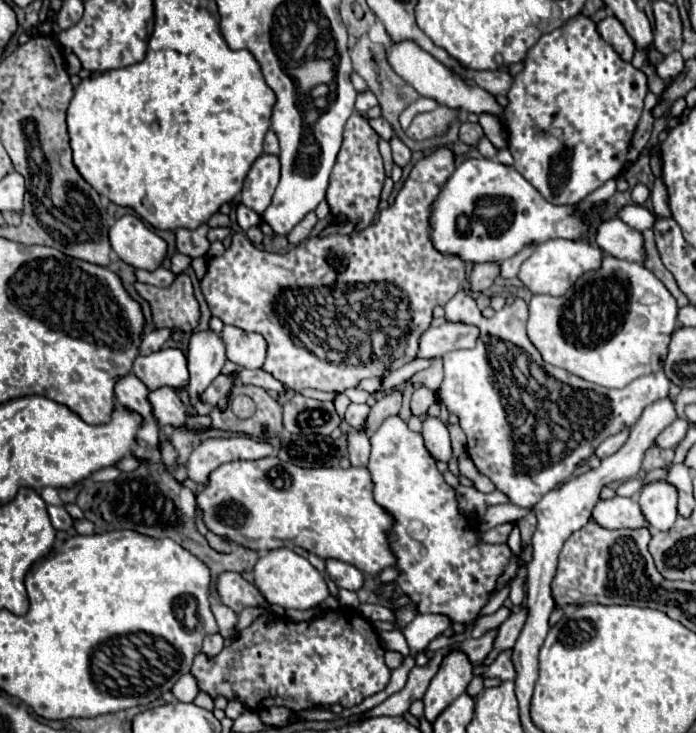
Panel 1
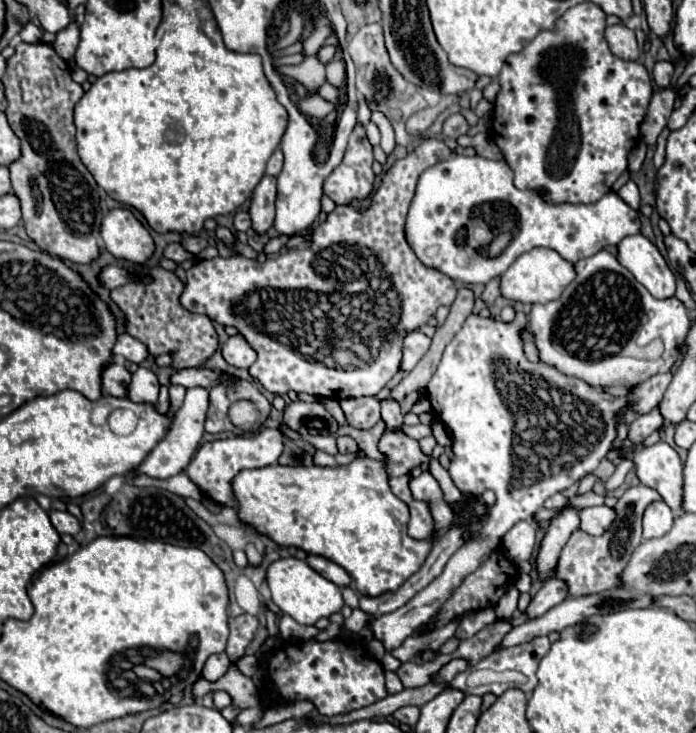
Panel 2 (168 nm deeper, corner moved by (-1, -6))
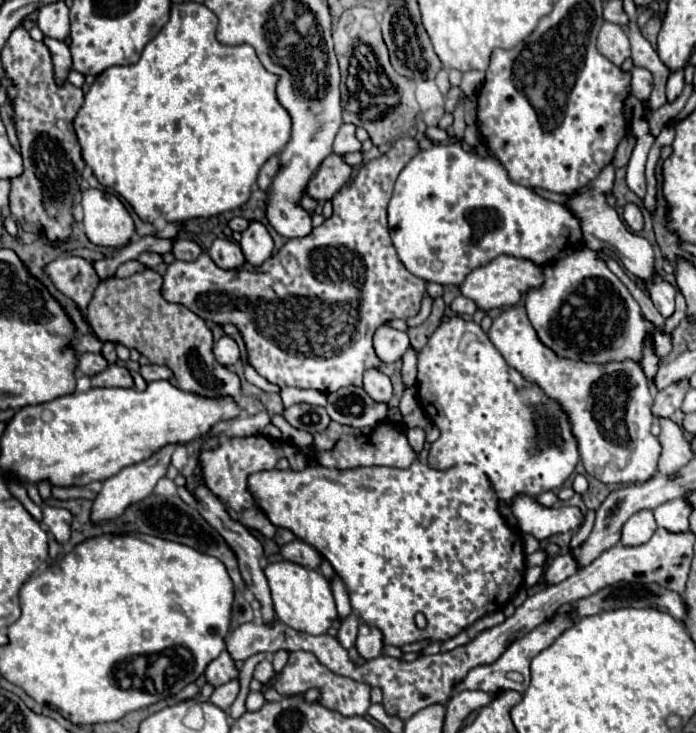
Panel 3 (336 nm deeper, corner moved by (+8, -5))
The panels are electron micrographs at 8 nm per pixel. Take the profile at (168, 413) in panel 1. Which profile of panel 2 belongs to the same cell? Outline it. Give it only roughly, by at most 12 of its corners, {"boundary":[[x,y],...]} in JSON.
{"boundary":[[139,367],[129,383],[129,399],[157,405],[159,381]]}

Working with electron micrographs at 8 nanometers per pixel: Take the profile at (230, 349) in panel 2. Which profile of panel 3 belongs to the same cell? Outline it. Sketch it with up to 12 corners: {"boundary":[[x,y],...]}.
{"boundary":[[230,336],[214,344],[214,356],[230,366],[240,360],[238,344]]}

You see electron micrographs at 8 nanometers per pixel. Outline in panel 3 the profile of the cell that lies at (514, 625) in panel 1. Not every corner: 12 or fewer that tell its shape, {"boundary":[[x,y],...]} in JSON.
{"boundary":[[568,552],[552,558],[544,578],[558,584],[578,570],[576,558]]}

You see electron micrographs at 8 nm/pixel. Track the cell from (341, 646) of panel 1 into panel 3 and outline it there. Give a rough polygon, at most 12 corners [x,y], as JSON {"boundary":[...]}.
{"boundary":[[292,652],[282,696],[322,692],[320,704],[344,716],[366,714],[368,684],[336,676],[310,652]]}

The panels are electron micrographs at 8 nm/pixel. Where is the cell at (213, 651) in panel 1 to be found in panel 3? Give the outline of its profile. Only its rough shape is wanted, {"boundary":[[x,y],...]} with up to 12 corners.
{"boundary":[[224,650],[204,676],[212,686],[238,678],[232,656]]}

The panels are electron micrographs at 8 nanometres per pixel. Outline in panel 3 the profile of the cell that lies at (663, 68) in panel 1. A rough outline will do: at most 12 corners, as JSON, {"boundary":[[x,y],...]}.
{"boundary":[[632,68],[630,90],[638,100],[648,100],[652,74]]}

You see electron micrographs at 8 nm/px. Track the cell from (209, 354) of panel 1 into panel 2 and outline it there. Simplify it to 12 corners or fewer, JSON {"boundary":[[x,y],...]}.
{"boundary":[[187,389],[167,435],[137,467],[181,473],[205,433],[209,389]]}

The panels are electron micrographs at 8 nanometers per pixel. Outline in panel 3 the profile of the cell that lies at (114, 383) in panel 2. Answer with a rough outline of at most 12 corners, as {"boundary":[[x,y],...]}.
{"boundary":[[82,354],[78,370],[94,376],[108,366],[102,354]]}

